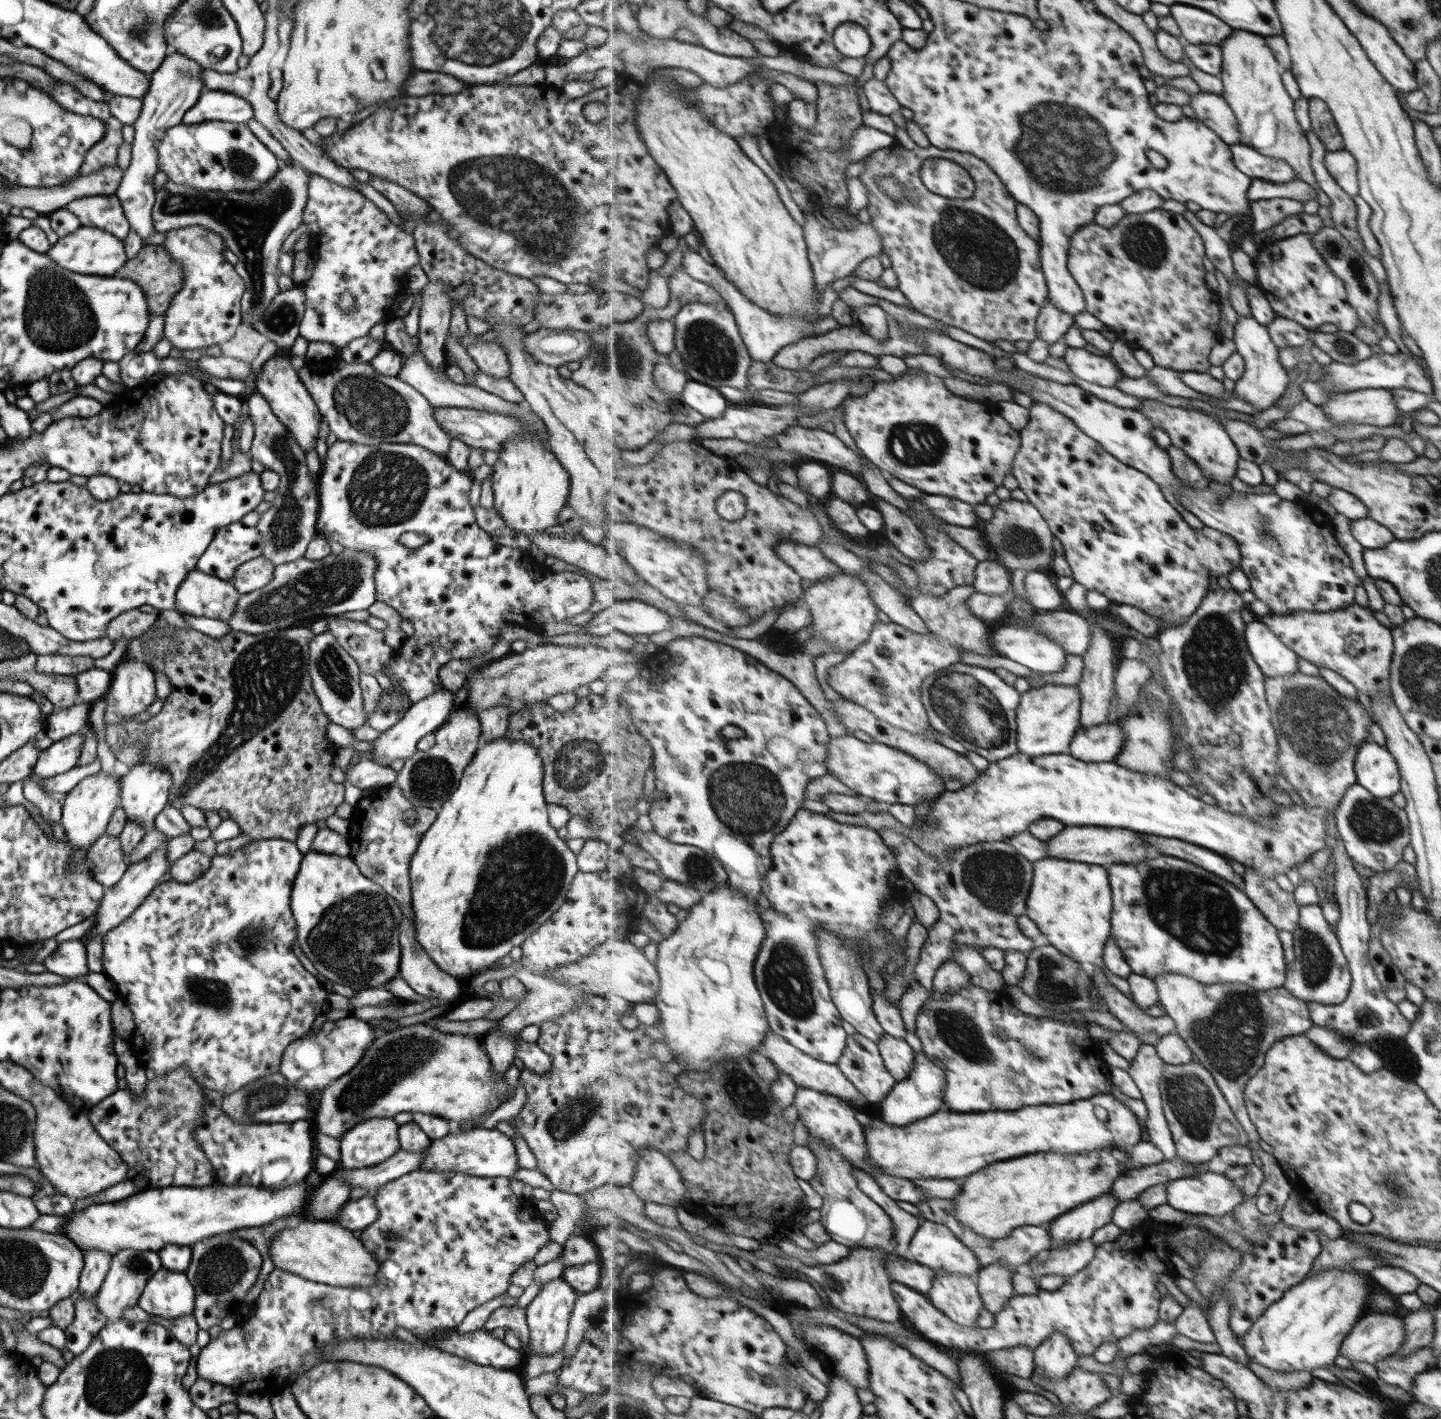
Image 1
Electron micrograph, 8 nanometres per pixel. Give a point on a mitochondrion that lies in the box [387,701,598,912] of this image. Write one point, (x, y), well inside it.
(431, 778)

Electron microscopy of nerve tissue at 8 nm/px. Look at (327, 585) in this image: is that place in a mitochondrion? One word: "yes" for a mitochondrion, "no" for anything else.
yes

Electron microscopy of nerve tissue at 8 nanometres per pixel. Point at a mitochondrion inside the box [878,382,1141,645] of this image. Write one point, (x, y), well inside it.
(915, 443)

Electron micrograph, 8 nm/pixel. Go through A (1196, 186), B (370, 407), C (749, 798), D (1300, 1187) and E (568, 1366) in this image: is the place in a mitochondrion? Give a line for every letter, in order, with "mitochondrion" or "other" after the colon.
A: other
B: mitochondrion
C: mitochondrion
D: other
E: other

